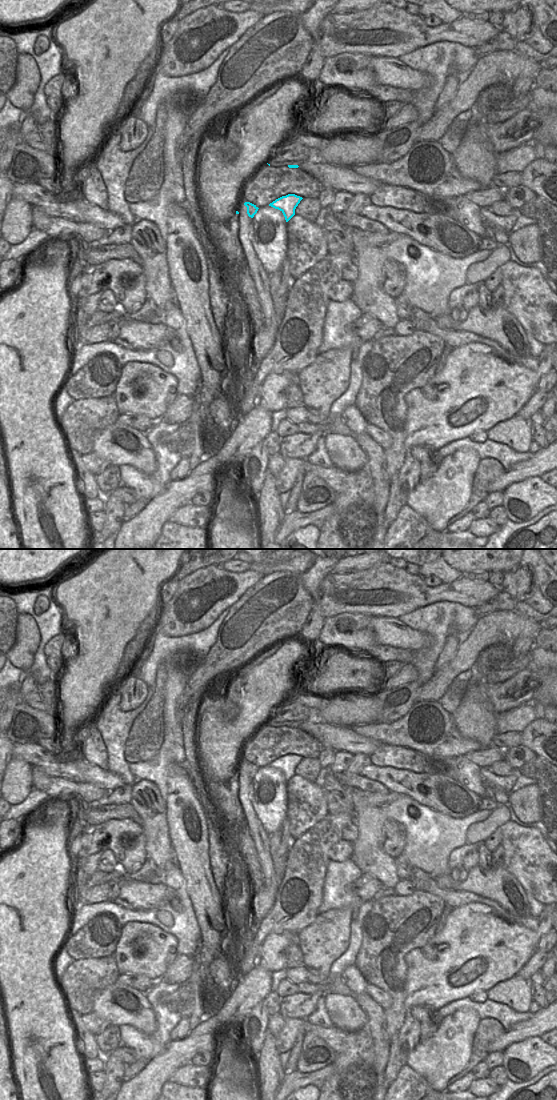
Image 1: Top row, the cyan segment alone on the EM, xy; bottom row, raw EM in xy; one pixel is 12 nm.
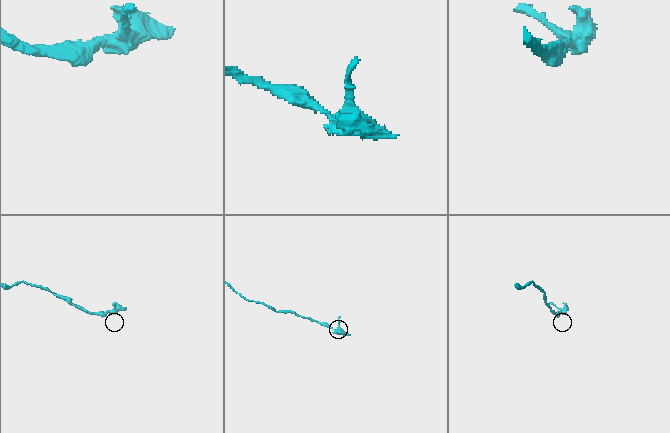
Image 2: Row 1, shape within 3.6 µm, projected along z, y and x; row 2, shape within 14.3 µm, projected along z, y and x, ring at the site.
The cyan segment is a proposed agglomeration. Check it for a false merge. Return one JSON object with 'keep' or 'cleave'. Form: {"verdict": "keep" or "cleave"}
{"verdict": "cleave"}

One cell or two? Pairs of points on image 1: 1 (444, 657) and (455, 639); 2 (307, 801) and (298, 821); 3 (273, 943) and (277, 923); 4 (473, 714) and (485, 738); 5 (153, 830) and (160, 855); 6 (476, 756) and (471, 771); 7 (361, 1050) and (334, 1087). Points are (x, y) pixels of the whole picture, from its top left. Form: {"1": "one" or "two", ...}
{"1": "one", "2": "one", "3": "two", "4": "one", "5": "one", "6": "two", "7": "one"}

